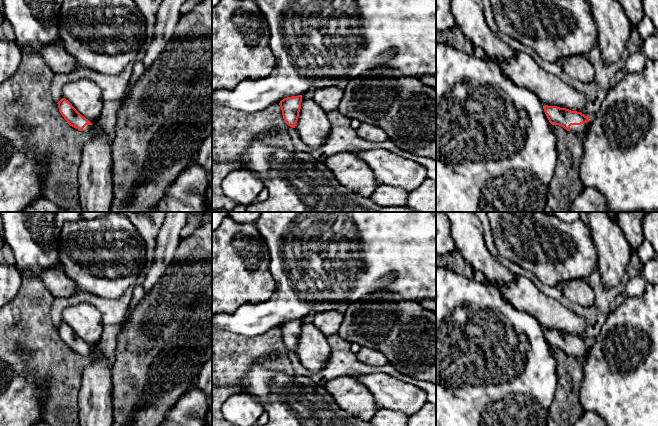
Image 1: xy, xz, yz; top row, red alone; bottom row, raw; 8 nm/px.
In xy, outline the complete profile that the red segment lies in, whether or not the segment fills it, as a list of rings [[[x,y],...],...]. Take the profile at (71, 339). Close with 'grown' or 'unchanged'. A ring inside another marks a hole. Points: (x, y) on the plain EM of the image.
[[[62,322],[57,328],[59,336],[70,350],[84,357],[91,355],[92,347],[82,340],[68,324]]]; grown

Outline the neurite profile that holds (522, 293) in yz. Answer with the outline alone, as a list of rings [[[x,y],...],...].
[[[479,274],[477,278],[487,285],[496,287],[513,307],[534,317],[543,330],[557,330],[581,336],[587,327],[584,318],[560,301],[548,297],[526,276],[516,275],[513,282],[506,284],[489,281]]]

